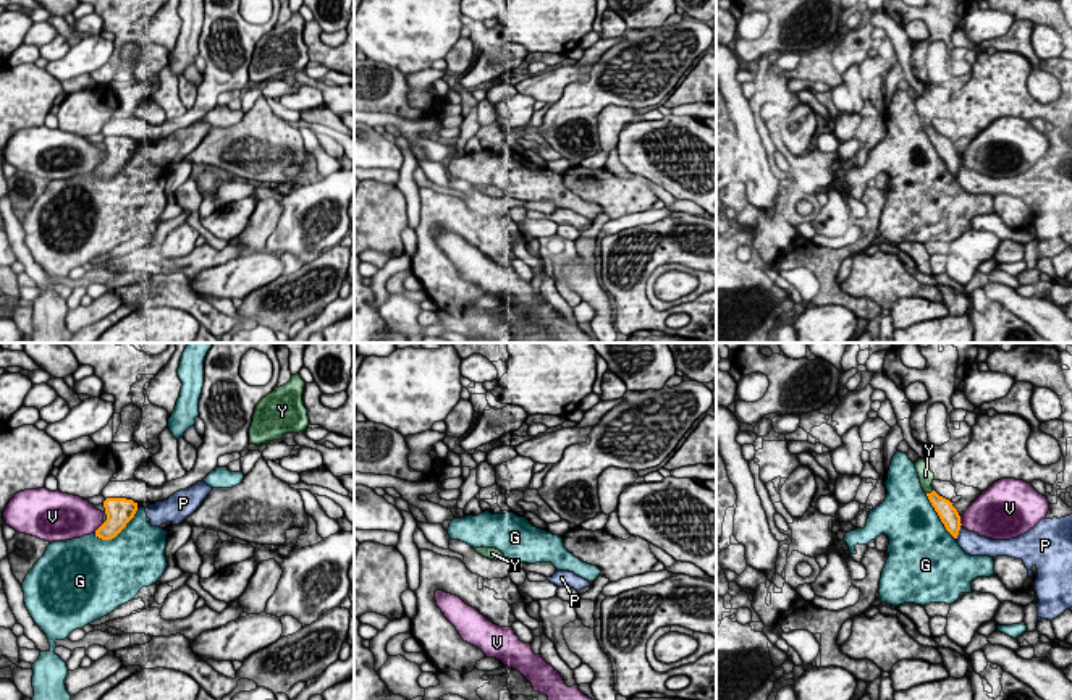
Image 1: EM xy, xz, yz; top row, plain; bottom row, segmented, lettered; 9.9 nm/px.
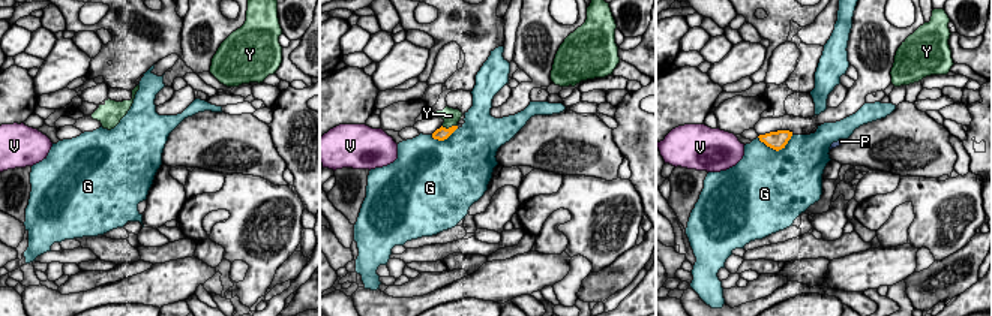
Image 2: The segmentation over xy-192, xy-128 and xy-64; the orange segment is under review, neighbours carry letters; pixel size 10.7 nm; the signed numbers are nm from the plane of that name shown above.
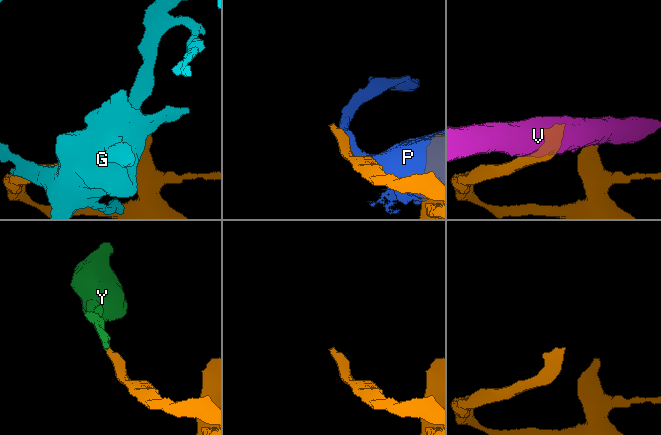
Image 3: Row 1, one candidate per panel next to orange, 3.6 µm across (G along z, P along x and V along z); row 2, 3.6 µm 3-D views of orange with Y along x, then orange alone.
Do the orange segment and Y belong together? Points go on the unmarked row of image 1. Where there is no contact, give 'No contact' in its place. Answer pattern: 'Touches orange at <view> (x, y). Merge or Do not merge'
Touches orange at yz (932, 130). Merge

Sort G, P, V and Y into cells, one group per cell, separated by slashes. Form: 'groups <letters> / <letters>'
groups G / P / V / Y

